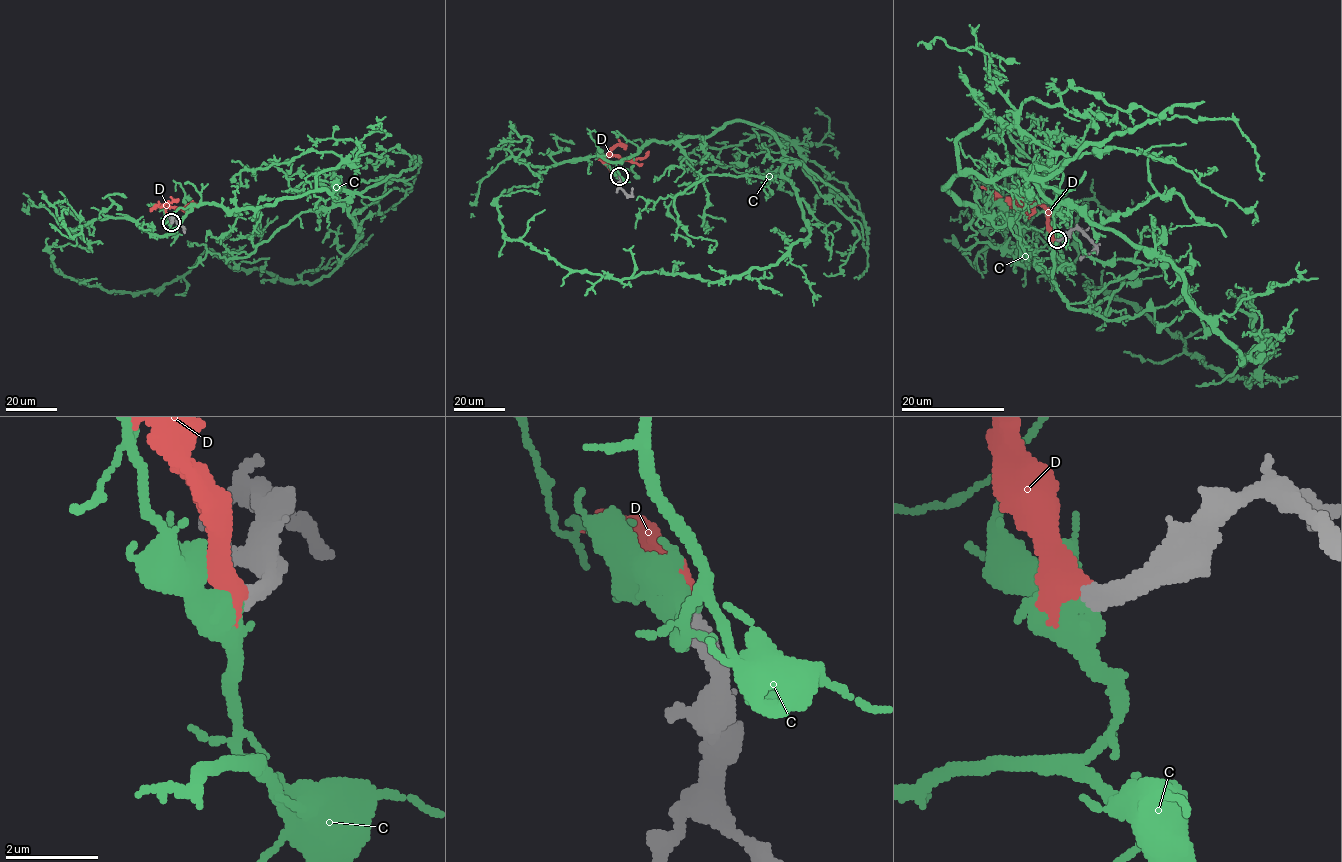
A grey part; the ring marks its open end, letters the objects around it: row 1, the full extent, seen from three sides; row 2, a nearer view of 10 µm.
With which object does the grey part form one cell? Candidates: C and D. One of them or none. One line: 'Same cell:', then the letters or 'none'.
Same cell: D

